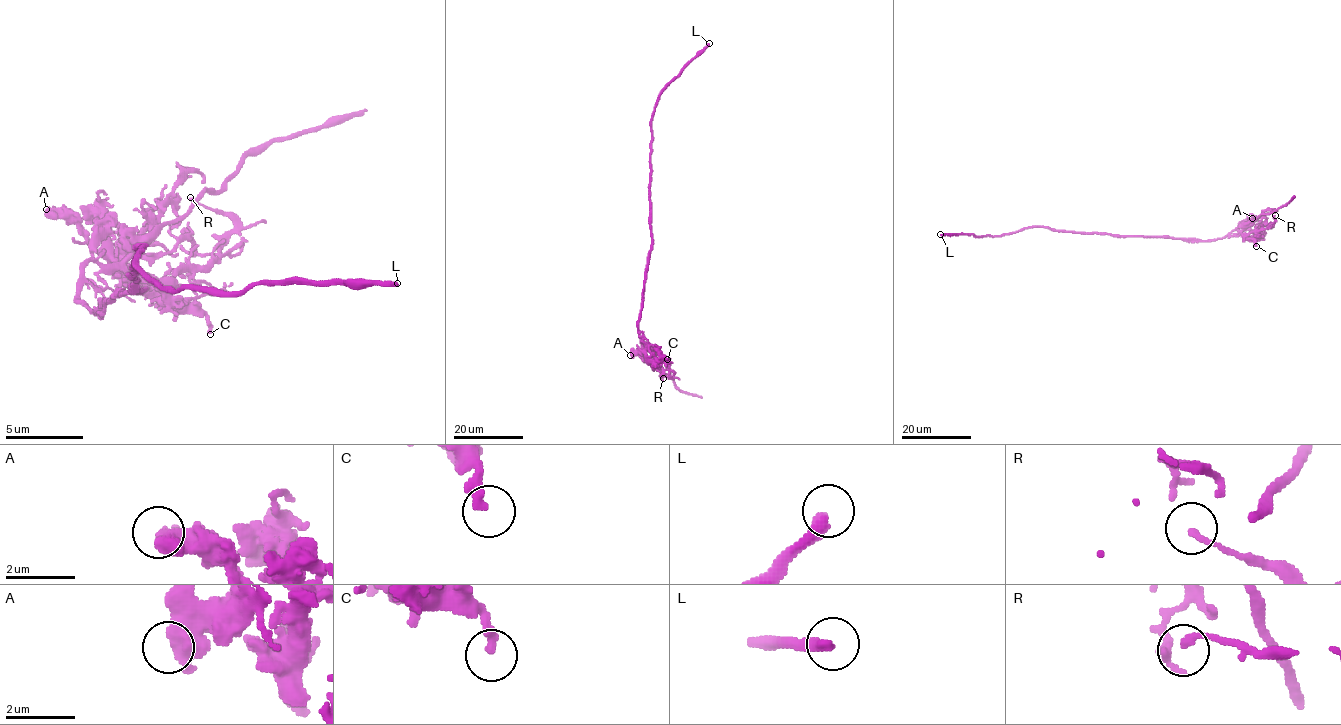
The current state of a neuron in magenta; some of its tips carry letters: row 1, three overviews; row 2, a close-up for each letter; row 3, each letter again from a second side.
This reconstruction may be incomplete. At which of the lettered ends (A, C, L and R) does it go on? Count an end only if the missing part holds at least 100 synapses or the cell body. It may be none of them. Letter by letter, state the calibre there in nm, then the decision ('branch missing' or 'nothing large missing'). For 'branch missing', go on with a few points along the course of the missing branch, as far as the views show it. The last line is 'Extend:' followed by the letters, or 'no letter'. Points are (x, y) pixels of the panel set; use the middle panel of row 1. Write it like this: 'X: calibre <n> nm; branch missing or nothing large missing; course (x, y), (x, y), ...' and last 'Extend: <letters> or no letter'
A: calibre 650 nm; nothing large missing
C: calibre 280 nm; nothing large missing
L: calibre 320 nm; nothing large missing
R: calibre 120 nm; nothing large missing
Extend: no letter

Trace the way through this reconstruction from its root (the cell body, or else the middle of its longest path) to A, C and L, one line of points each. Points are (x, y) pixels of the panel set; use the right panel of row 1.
A: (1130, 236), (1214, 240), (1223, 238), (1252, 218)
C: (1130, 236), (1214, 240), (1227, 234), (1241, 234), (1256, 246)
L: (1130, 236), (1062, 232), (1043, 227), (1024, 227), (999, 236), (940, 234)

